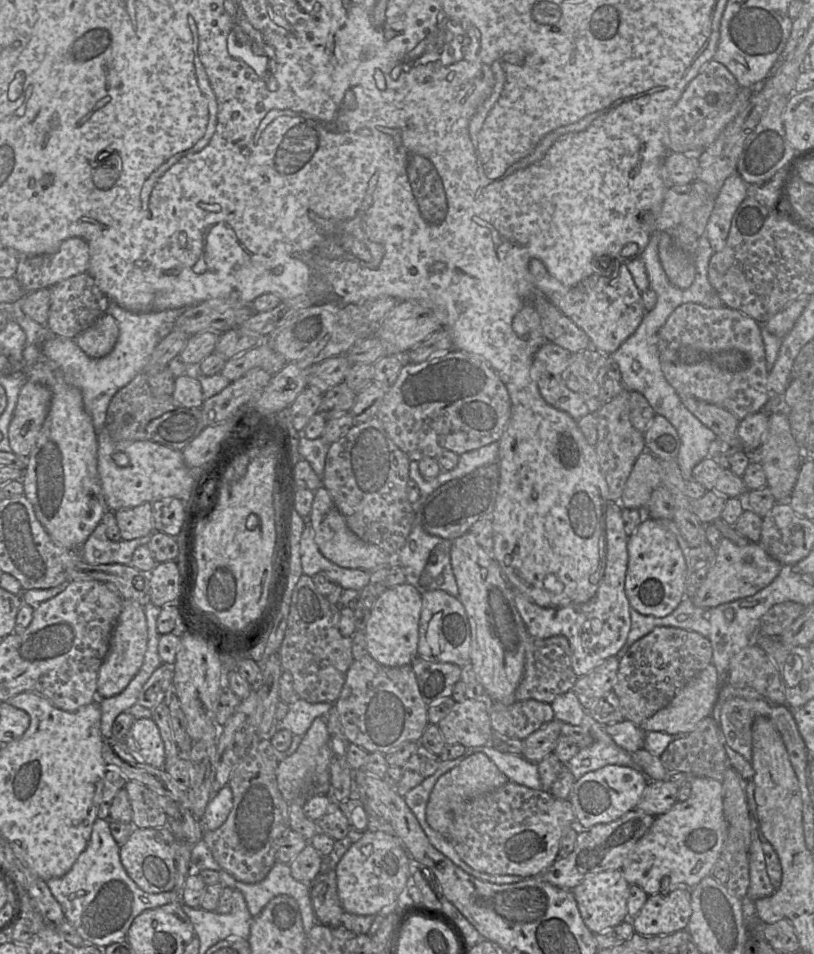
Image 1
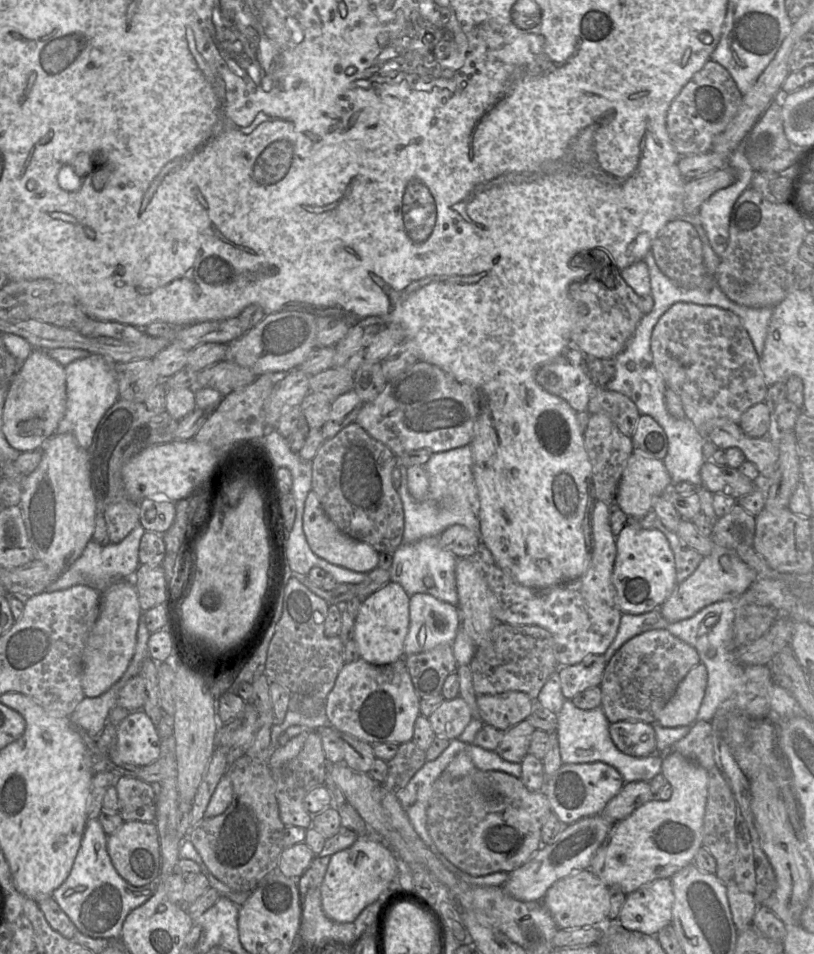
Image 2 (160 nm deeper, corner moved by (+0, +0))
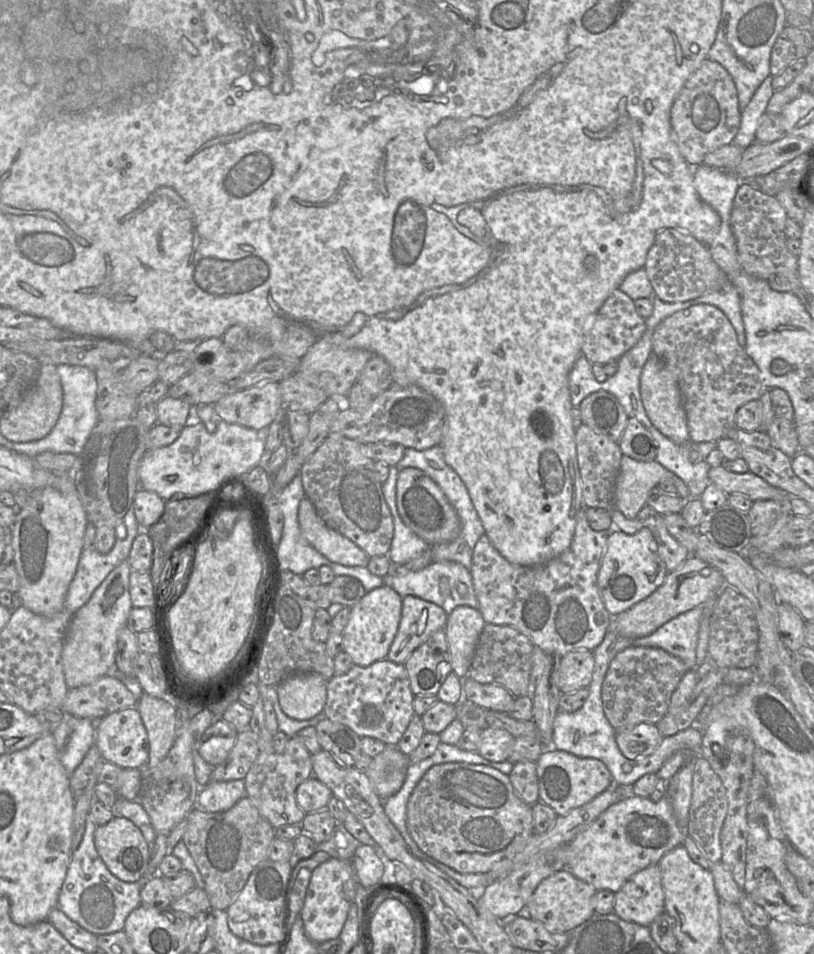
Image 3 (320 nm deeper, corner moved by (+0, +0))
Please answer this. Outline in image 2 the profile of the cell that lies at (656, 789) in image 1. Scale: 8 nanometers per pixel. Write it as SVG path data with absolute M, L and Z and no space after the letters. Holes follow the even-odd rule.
M647 781L625 783L599 815L616 823L628 817L643 804L654 800L654 797Z

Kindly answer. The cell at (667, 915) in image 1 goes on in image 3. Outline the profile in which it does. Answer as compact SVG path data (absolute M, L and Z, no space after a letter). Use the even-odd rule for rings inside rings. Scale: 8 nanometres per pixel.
M657 864L650 865L635 873L615 893L614 912L621 919L649 927L654 919L665 912L665 895L661 872Z

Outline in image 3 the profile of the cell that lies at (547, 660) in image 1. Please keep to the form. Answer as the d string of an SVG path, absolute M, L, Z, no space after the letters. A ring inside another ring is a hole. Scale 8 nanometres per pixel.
M485 623L472 658L468 677L483 684L500 684L515 697L530 694L530 675L534 643L529 637L507 625Z

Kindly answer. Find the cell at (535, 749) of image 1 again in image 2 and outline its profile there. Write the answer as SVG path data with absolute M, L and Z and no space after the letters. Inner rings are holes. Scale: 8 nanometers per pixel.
M524 720L504 732L502 741L495 752L510 763L520 763L528 754L531 735L536 729Z

